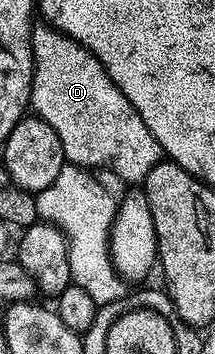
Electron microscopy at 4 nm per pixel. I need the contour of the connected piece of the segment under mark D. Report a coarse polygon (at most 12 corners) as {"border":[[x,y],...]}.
{"border":[[30,31],[30,106],[69,165],[145,183],[156,136],[87,46]]}

